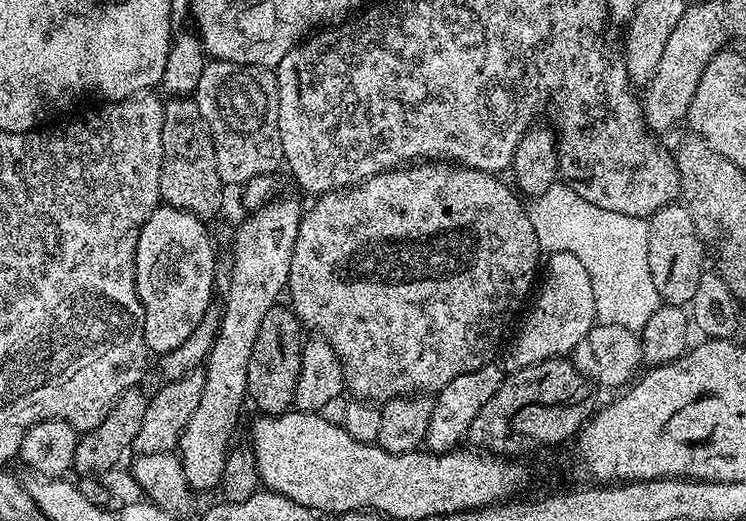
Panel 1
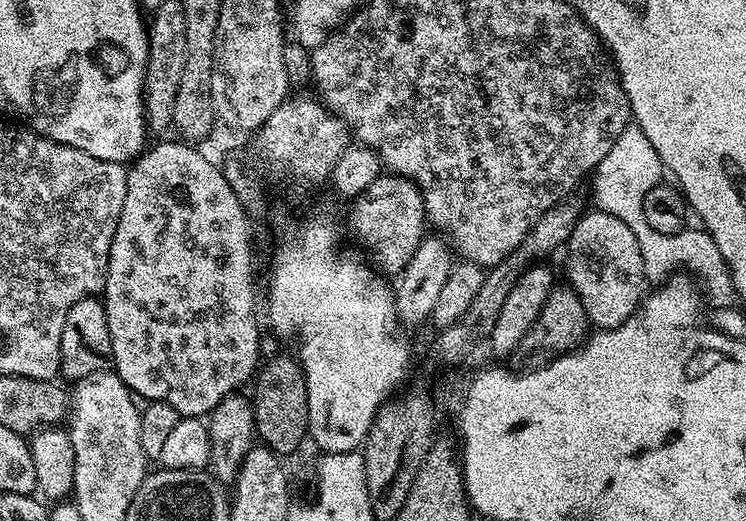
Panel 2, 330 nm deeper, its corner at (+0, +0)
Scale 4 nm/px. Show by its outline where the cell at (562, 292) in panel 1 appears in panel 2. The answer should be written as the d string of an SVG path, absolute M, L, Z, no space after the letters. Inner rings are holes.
M591 211L581 215L570 234L563 253L564 272L568 275L567 283L578 294L589 321L603 330L624 324L626 318L636 313L646 295L646 277L642 250L634 230L630 230L622 218L614 218L614 214Z

